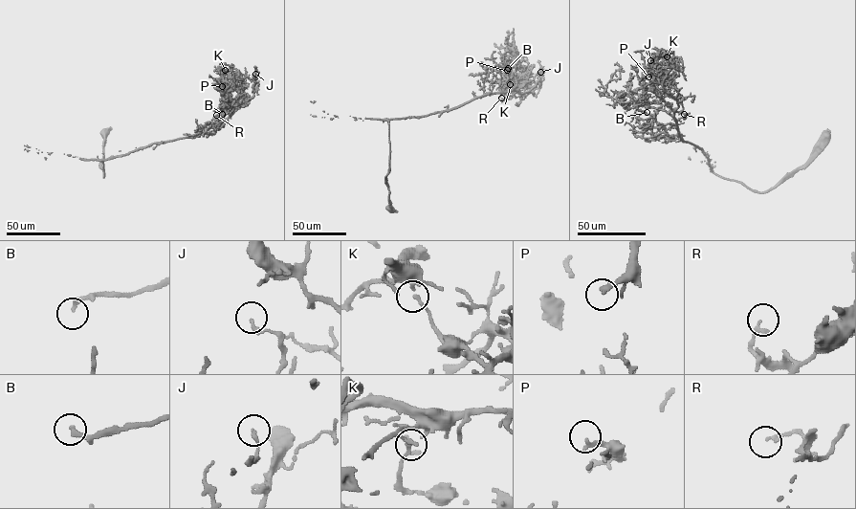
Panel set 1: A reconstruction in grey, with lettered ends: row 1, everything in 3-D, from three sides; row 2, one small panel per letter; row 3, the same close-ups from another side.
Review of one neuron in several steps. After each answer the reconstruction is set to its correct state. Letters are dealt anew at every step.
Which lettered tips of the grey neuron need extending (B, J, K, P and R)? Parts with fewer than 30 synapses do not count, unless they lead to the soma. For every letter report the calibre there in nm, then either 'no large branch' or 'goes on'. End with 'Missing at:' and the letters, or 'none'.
B: 220 nm | goes on
J: 180 nm | no large branch
K: 130 nm | no large branch
P: 200 nm | no large branch
R: 170 nm | no large branch
Missing at: B

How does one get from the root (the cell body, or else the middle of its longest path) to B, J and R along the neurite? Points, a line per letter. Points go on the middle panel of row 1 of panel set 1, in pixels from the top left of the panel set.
B: (390, 208), (388, 121), (449, 110), (489, 94), (511, 91), (519, 61), (508, 68)
J: (390, 208), (386, 178), (389, 120), (449, 110), (489, 94), (513, 90), (525, 93), (538, 80), (540, 72)
R: (390, 208), (386, 178), (389, 120), (424, 117), (456, 108), (489, 94), (508, 93), (504, 99), (501, 98)

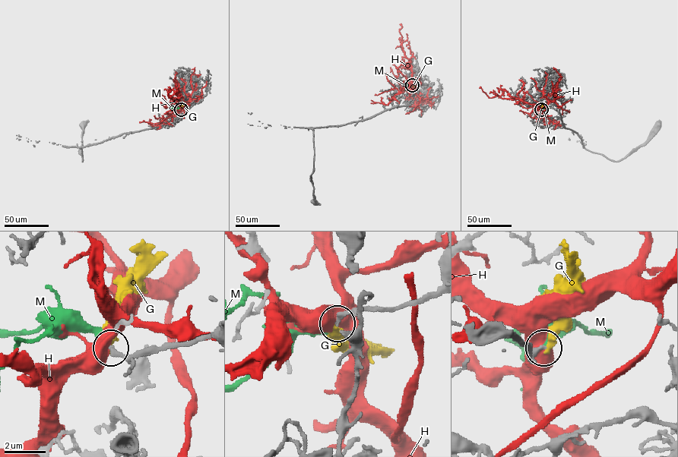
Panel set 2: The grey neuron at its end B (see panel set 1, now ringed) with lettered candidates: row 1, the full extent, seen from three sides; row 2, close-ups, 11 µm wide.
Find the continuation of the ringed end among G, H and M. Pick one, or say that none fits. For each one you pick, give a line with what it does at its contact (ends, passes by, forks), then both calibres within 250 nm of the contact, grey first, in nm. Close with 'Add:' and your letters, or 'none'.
M: it ends there; 240 nm thick on the grey side, 300 nm on the other
Add: M

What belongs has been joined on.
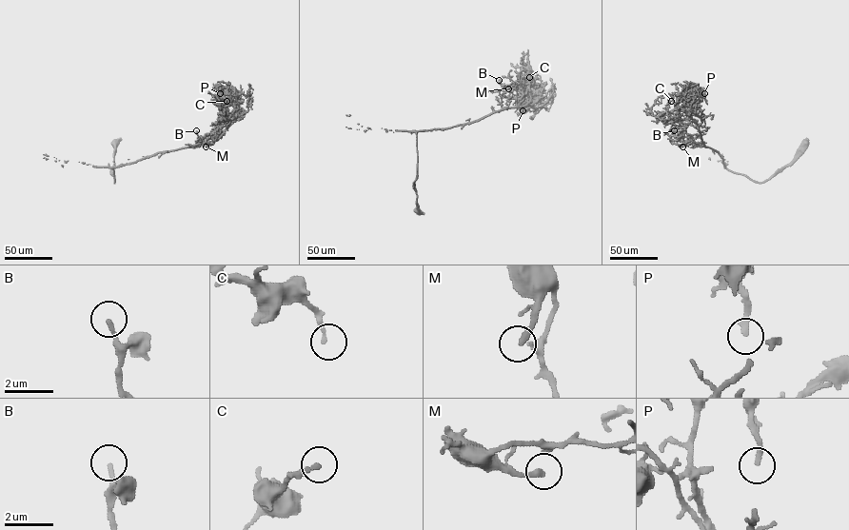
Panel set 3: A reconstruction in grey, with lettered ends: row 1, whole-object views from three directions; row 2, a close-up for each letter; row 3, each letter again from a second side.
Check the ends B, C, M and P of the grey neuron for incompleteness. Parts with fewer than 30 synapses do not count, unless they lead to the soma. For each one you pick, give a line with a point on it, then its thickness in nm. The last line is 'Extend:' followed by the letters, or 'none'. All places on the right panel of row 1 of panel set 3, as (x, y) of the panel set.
Extend: none

